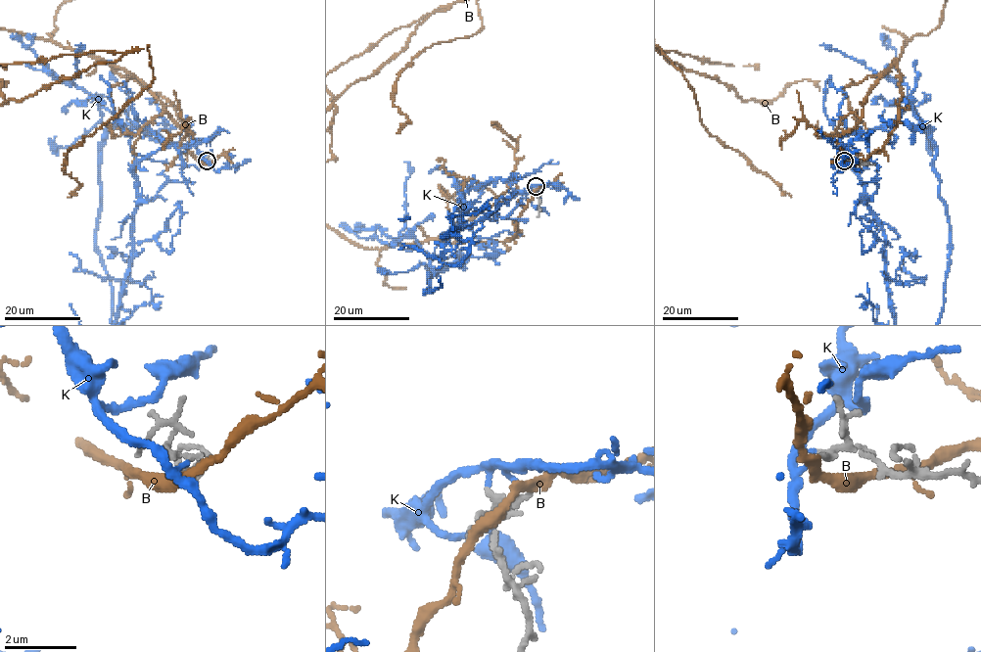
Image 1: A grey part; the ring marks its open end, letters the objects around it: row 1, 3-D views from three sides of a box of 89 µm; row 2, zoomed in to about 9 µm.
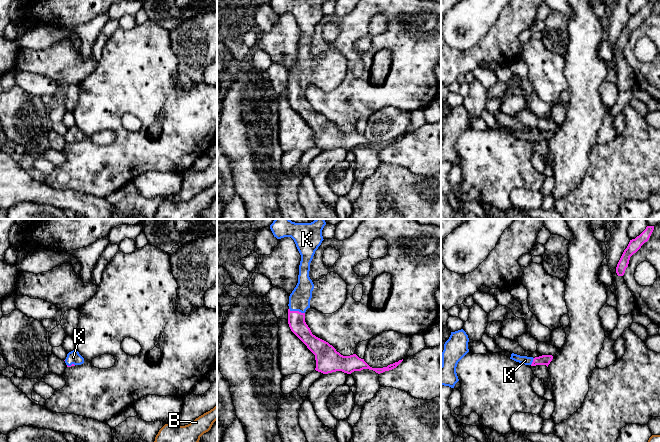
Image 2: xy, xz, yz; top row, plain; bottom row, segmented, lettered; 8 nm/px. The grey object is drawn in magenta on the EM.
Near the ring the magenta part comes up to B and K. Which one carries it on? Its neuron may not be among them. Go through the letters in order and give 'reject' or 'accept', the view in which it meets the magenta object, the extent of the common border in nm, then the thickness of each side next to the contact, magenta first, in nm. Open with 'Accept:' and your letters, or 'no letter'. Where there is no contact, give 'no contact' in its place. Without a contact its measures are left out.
Accept: K
B: reject; no contact
K: accept; meets magenta in xz; contact 130 nm long; 140 nm thick on the magenta side, 180 nm on the other

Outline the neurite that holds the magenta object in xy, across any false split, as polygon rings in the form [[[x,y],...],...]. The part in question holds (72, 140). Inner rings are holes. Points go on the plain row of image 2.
[[[74,125],[73,127],[67,130],[66,135],[64,136],[67,143],[81,141],[84,139],[84,134],[79,130],[79,128]]]

